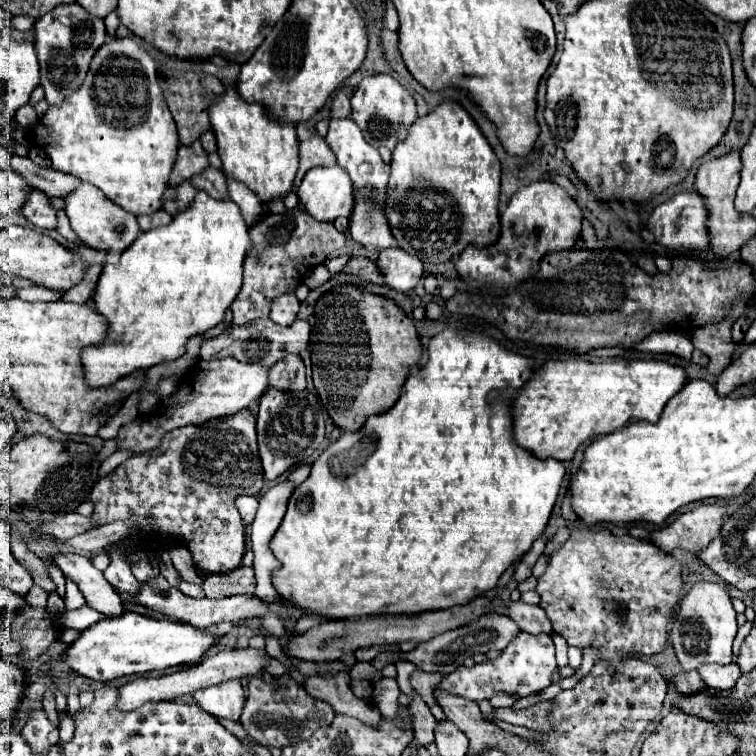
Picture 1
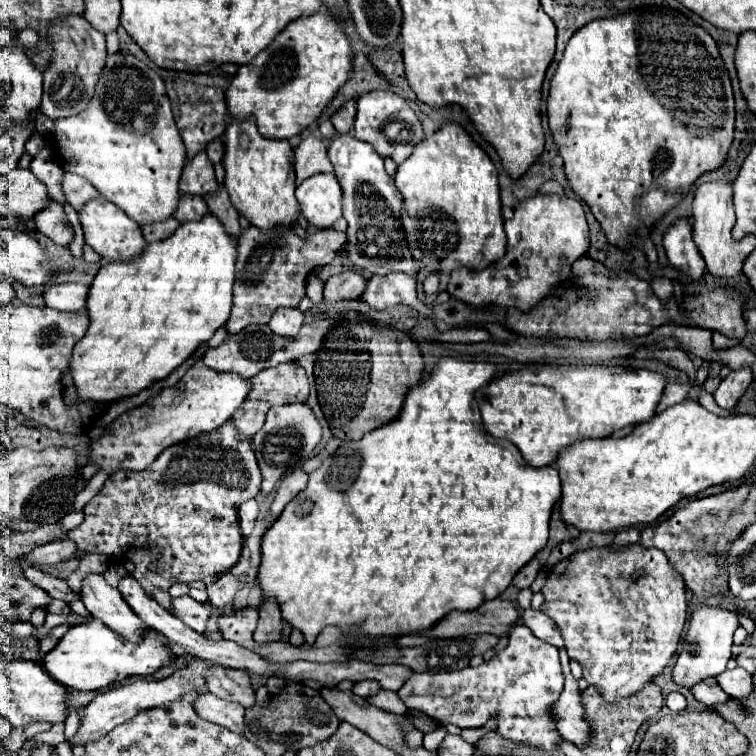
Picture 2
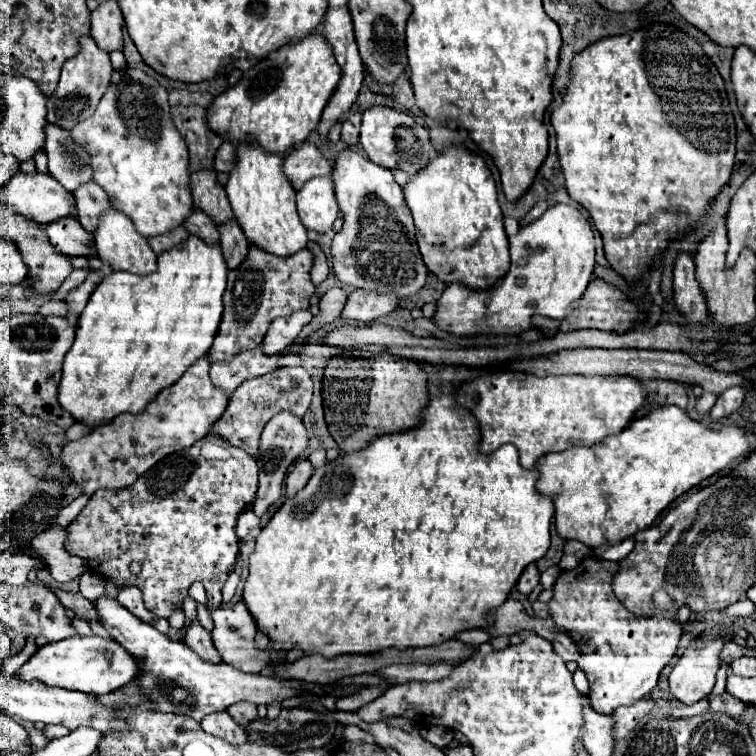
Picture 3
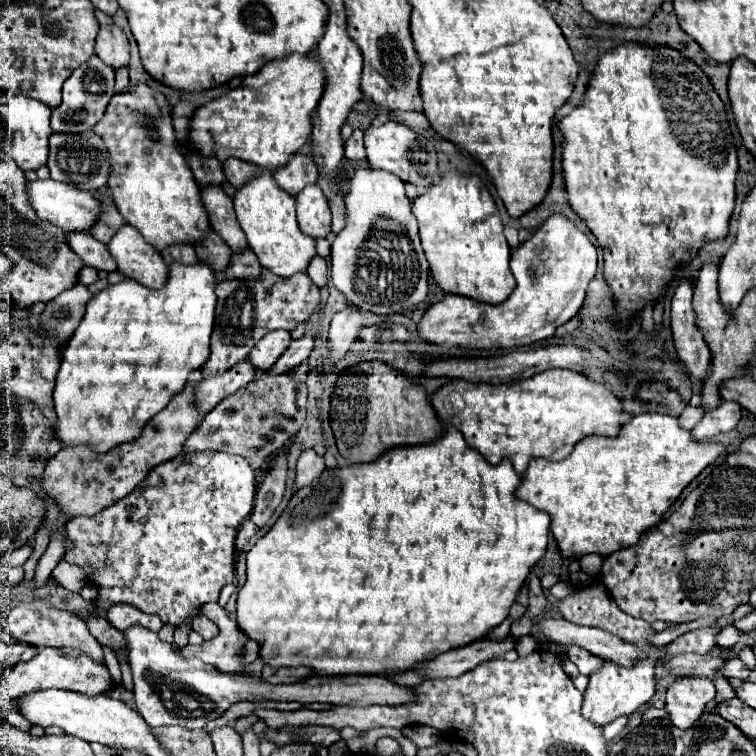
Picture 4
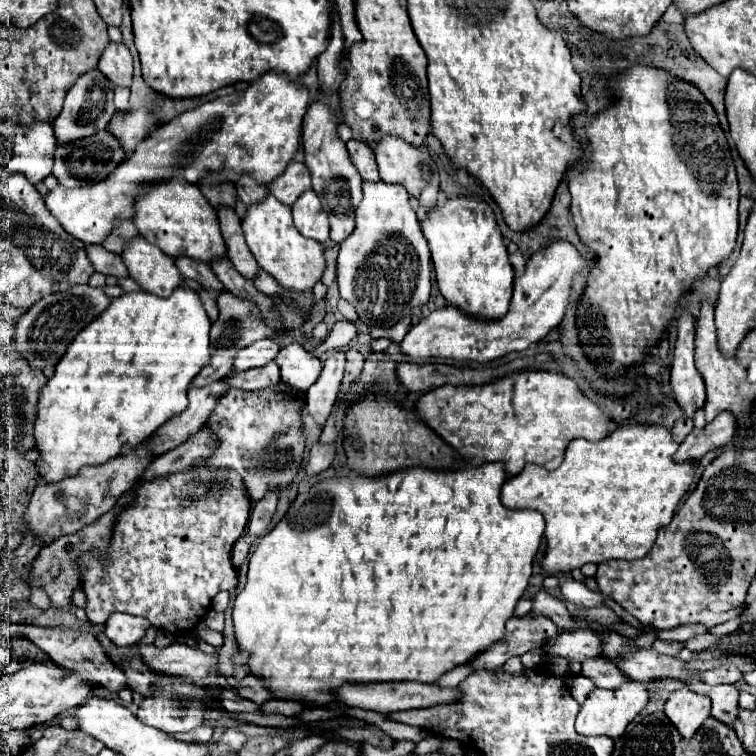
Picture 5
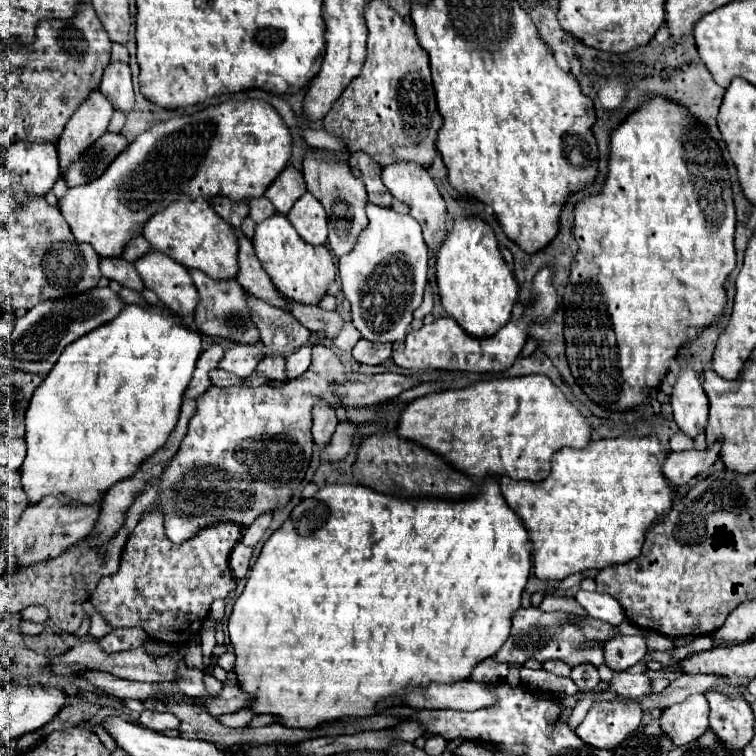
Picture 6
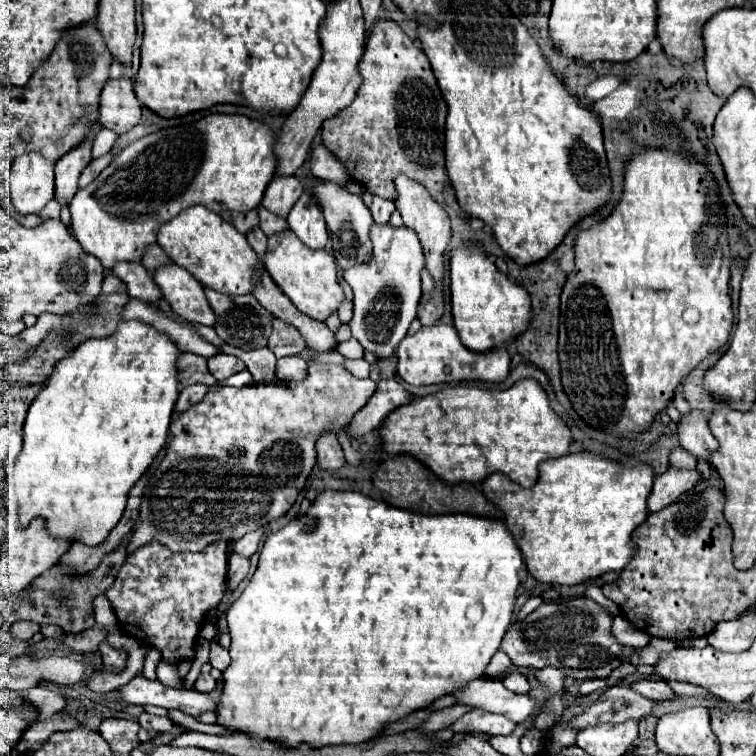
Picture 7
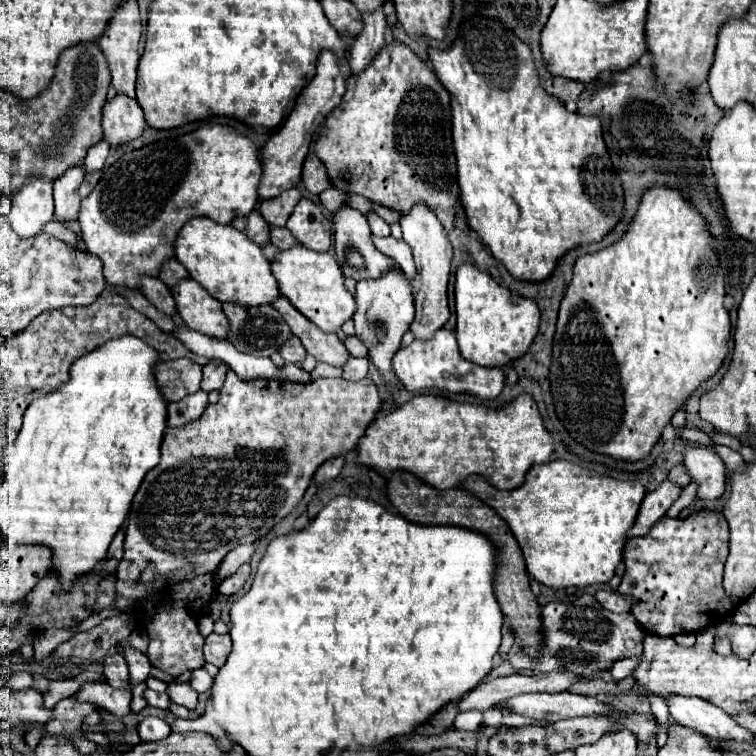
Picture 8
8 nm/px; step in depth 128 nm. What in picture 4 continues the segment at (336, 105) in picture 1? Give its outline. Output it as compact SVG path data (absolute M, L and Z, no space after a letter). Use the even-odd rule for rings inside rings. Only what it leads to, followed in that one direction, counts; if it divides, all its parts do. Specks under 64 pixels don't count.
M356 128L352 132L352 136L344 144L344 150L346 150L346 158L352 158L352 160L364 160L366 158L364 142L362 142L362 130Z

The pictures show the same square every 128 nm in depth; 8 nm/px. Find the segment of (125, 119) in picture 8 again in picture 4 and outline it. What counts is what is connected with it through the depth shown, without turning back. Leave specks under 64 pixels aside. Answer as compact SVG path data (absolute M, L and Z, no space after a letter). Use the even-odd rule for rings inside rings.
M114 22L100 26L96 36L96 54L112 68L128 66L130 44L126 34Z

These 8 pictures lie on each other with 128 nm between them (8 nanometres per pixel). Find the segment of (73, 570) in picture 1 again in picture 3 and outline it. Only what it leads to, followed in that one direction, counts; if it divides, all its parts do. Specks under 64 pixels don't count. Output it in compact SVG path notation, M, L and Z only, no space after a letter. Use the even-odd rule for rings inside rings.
M106 594L94 600L94 608L98 612L100 624L108 630L108 634L130 654L144 658L144 670L140 672L142 692L156 702L156 710L188 714L190 718L200 722L204 714L210 714L212 710L226 710L230 704L240 700L248 700L252 704L272 704L276 700L282 702L284 698L296 696L302 690L298 682L280 682L274 676L246 674L234 670L228 664L212 666L208 662L202 662L184 642L170 640L168 636L160 634L152 624L140 622L140 618L120 606L116 598L110 598Z

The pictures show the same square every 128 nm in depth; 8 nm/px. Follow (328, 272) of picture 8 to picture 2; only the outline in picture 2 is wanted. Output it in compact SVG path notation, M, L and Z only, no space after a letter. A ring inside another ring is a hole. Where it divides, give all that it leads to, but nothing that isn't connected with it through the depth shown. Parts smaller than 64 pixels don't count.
M254 118L232 120L224 132L224 168L226 180L224 186L232 198L232 204L240 214L244 214L250 224L268 230L268 226L284 224L290 226L298 218L298 202L294 196L296 182L292 172L294 150L288 140L264 138Z

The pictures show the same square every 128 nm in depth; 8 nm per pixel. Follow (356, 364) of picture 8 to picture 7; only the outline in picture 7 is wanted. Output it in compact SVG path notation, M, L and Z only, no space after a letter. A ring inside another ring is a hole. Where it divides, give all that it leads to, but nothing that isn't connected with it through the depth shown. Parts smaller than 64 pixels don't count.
M350 338L350 340L342 342L342 344L338 344L336 350L346 358L362 358L362 354L364 354L364 348L360 346L360 342L356 338Z

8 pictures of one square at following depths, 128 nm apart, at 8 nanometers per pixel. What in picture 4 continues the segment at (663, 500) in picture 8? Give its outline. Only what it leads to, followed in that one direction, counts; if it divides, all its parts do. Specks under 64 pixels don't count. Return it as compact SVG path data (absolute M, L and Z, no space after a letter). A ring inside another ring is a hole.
M722 402L712 412L706 412L702 422L692 428L692 436L696 440L710 440L720 432L728 432L736 428L740 420L740 404L738 402Z

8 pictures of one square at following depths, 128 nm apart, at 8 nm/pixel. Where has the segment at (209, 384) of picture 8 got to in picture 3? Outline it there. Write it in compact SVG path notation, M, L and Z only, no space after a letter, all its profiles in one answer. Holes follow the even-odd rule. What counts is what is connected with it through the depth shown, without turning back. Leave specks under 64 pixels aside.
M296 310L286 318L276 318L276 322L272 322L272 326L268 328L268 334L264 336L264 350L268 350L268 354L274 354L290 348L310 320L312 314L308 310Z

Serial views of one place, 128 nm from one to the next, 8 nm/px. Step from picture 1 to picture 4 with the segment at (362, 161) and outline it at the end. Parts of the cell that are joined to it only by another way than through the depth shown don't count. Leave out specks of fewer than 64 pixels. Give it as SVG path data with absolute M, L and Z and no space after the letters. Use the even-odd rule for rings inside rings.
M356 168L350 190L344 194L348 220L340 234L336 234L330 252L330 276L334 286L348 298L348 302L374 314L394 314L418 306L428 294L428 262L424 258L418 224L410 210L410 200L404 194L404 182L390 172L374 168Z

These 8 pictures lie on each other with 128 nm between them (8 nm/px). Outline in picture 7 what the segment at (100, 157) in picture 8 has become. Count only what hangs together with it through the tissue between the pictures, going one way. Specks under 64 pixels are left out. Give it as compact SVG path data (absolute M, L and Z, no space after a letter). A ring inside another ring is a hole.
M102 128L102 130L100 130L100 136L96 136L96 142L94 142L94 146L92 146L92 156L96 158L96 156L100 156L100 154L106 154L106 152L112 148L112 144L114 144L116 138L118 138L118 134L116 134L114 130Z

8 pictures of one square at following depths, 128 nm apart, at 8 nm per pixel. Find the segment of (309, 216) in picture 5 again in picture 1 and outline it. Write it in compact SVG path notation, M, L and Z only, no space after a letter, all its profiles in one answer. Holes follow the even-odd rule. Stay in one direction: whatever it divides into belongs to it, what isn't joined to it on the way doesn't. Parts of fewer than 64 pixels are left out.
M338 164L308 170L296 194L304 208L320 220L334 220L338 216L350 218L354 210L352 180Z

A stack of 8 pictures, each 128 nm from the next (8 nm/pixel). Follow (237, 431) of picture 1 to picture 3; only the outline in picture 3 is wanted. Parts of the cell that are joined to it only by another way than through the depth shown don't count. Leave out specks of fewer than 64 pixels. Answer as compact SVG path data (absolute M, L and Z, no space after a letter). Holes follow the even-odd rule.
M206 434L202 440L198 440L194 446L186 448L186 450L180 450L180 452L174 452L166 458L162 458L154 468L150 468L148 472L144 472L132 486L128 488L118 488L118 490L98 490L96 494L92 494L90 502L86 504L86 508L78 514L78 518L68 526L68 538L66 538L66 550L68 554L74 554L74 556L80 556L88 562L88 568L106 576L106 578L112 578L120 588L122 586L138 586L144 594L144 604L146 608L156 614L158 618L168 618L172 608L176 604L182 604L182 596L188 592L190 584L200 580L206 588L206 594L208 594L208 602L212 606L220 606L222 604L222 586L230 574L230 570L234 568L236 564L236 558L238 558L238 550L240 550L240 542L238 542L238 536L236 536L236 520L238 520L238 514L242 510L246 510L248 506L252 506L254 502L254 496L256 496L256 488L258 488L258 466L256 466L256 460L246 454L244 450L232 446L230 442L226 442L224 438L220 436L214 436L214 434ZM138 560L142 564L142 572L138 576L130 574L130 562Z

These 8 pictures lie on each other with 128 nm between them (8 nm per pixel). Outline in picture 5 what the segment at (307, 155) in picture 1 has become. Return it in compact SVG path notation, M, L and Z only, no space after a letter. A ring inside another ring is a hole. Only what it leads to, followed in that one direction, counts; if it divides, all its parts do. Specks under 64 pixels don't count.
M290 162L280 178L268 184L268 190L282 202L292 206L302 192L310 188L310 170L302 162Z

